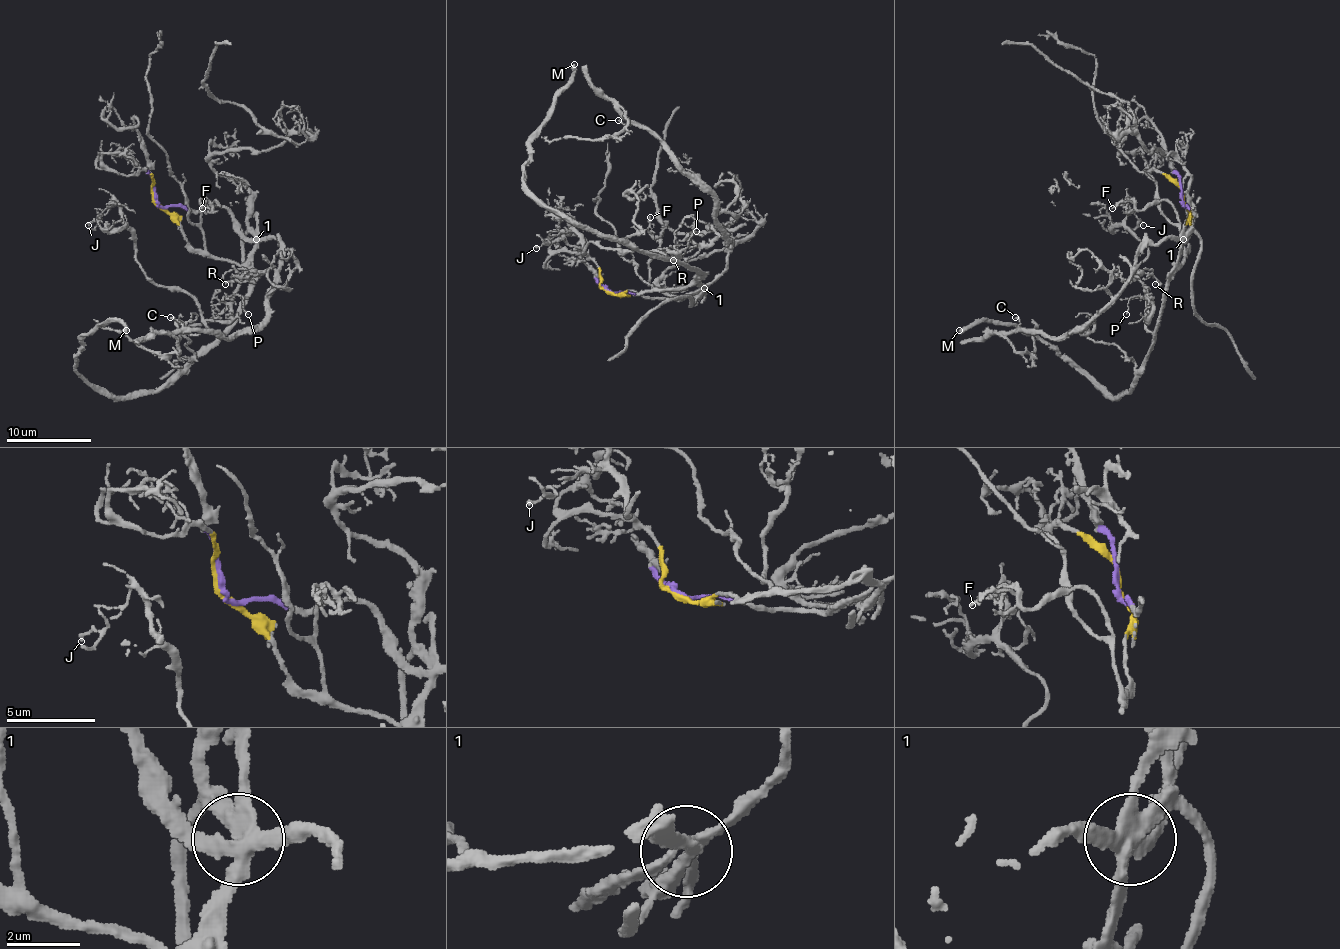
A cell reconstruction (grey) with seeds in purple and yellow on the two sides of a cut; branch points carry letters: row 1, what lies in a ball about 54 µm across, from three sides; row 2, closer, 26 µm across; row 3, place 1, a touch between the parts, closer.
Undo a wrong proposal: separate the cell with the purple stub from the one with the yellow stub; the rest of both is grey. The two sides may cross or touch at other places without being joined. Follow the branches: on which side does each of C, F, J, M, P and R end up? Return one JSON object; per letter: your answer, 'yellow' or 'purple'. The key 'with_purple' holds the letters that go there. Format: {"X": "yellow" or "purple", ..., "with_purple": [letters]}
{"C": "purple", "F": "yellow", "J": "yellow", "M": "yellow", "P": "yellow", "R": "purple", "with_purple": ["C", "R"]}

